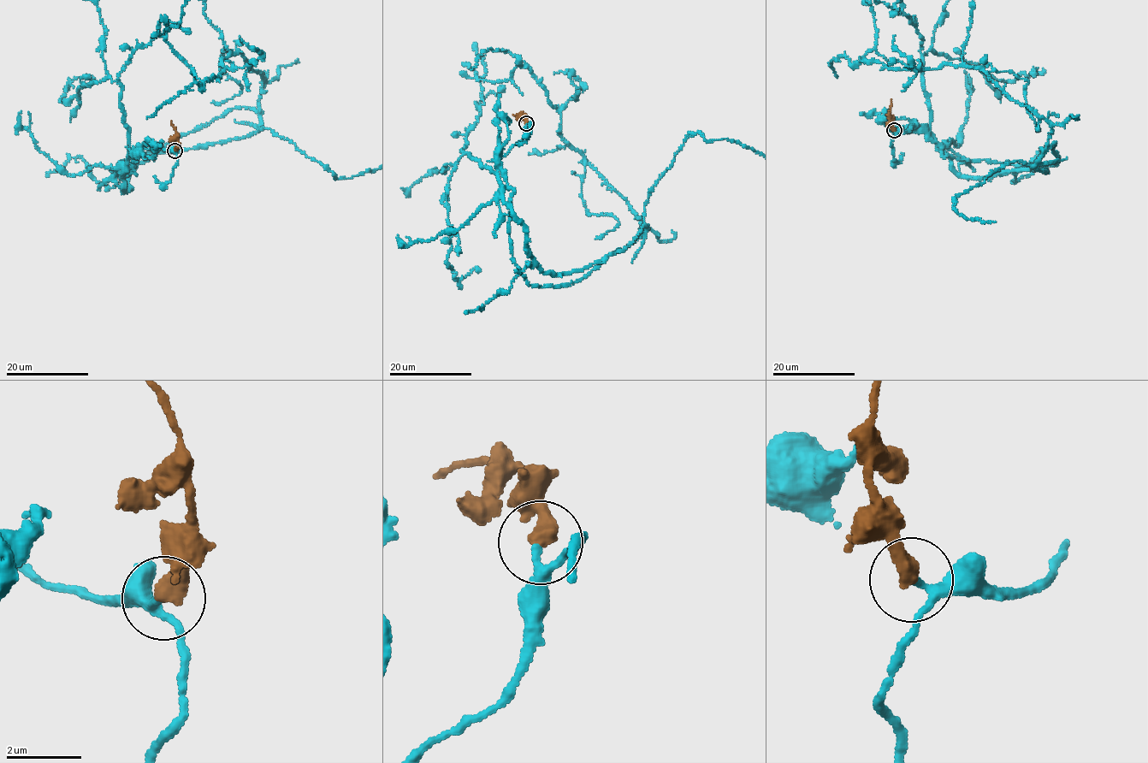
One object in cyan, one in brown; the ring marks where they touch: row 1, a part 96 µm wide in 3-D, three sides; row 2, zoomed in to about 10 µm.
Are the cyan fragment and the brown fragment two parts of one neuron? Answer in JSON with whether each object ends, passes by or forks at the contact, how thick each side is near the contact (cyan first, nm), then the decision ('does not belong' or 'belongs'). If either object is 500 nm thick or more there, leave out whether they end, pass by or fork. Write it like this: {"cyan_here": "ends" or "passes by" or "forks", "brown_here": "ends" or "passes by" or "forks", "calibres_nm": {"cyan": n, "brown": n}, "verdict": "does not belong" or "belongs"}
{"calibres_nm": {"cyan": 200, "brown": 500}, "verdict": "does not belong"}

